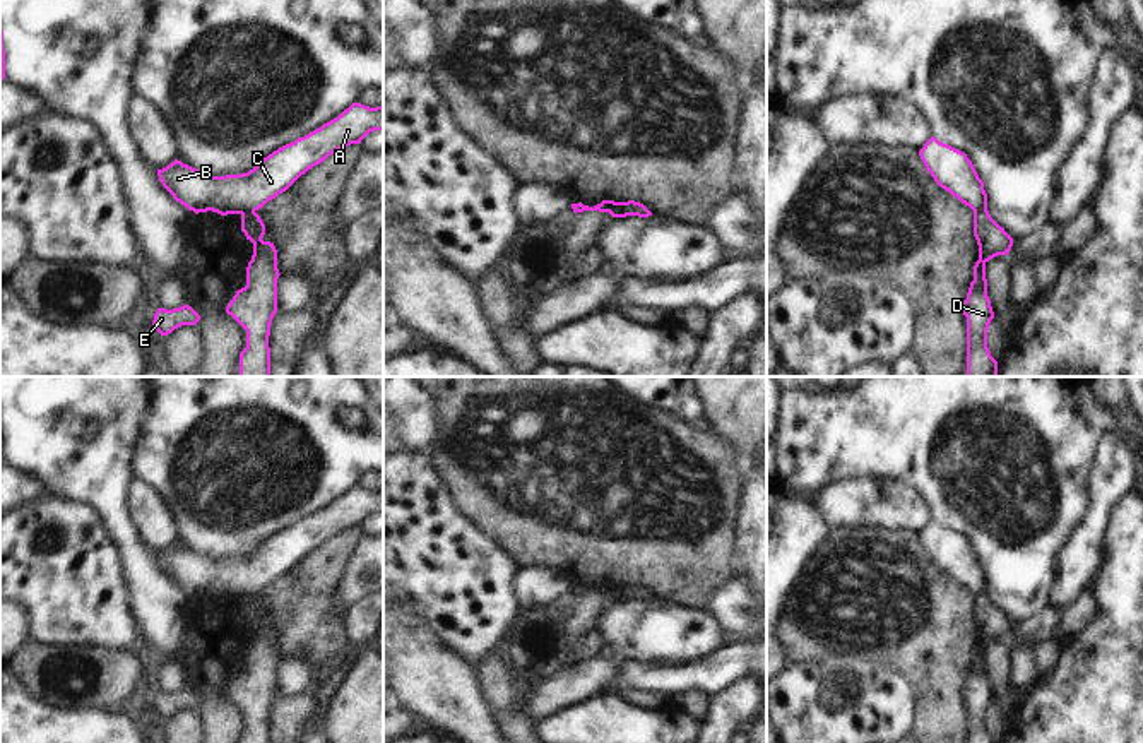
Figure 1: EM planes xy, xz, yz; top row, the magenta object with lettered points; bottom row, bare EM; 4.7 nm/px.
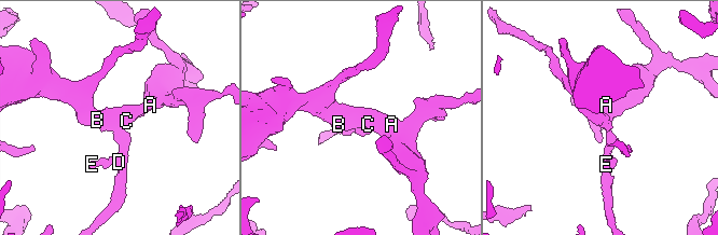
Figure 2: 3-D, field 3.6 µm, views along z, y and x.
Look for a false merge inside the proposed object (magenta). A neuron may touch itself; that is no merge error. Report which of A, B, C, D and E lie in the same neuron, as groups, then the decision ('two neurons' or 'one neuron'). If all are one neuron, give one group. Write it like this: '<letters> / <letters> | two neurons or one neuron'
A B C / D E | two neurons

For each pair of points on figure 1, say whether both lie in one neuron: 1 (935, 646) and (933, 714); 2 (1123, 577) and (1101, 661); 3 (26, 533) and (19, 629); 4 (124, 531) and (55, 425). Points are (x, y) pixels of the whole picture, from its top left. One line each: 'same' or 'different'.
1: same
2: same
3: different
4: same

